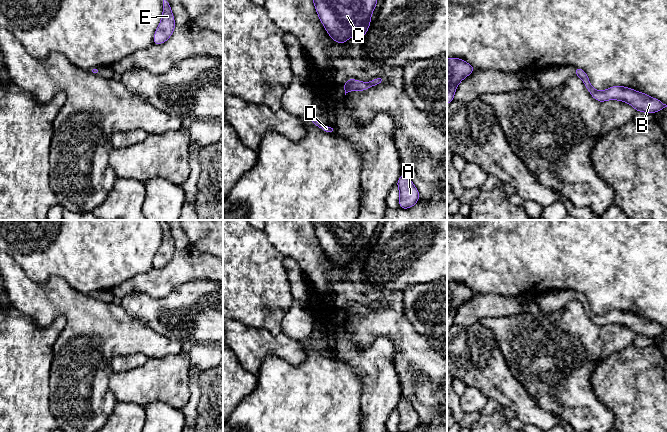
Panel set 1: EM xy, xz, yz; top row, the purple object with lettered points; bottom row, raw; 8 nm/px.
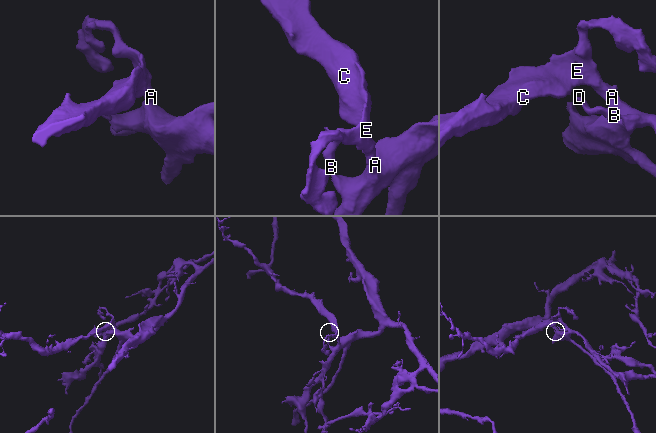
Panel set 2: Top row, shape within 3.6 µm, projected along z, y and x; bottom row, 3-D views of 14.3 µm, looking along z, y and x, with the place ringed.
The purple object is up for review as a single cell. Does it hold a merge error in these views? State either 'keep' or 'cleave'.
keep

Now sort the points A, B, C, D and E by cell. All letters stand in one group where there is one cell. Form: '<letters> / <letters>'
A B C D E

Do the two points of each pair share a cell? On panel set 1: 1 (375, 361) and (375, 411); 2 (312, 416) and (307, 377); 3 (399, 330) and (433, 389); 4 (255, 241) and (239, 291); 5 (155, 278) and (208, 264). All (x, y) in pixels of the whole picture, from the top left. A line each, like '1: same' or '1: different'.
1: same
2: same
3: same
4: same
5: same

